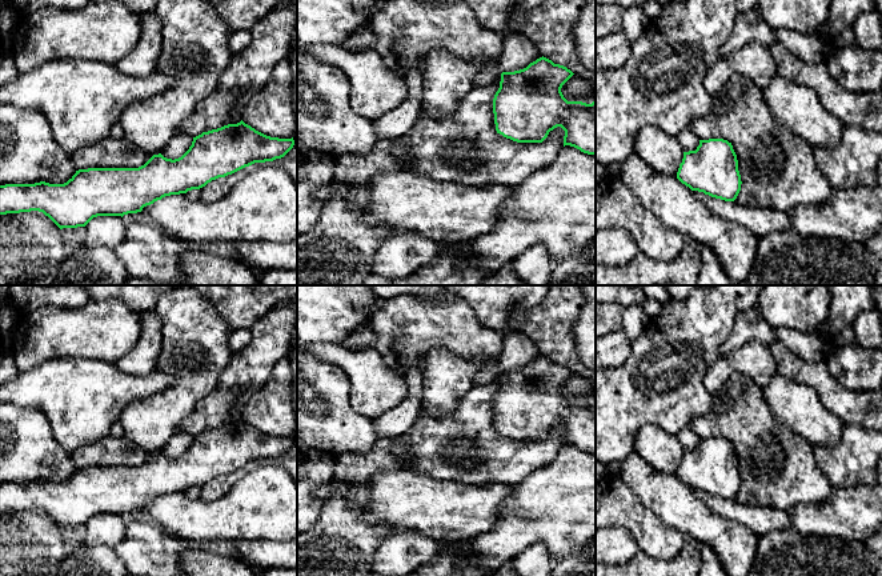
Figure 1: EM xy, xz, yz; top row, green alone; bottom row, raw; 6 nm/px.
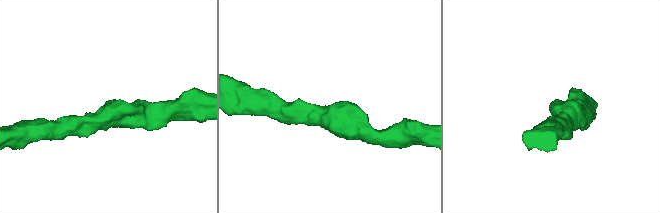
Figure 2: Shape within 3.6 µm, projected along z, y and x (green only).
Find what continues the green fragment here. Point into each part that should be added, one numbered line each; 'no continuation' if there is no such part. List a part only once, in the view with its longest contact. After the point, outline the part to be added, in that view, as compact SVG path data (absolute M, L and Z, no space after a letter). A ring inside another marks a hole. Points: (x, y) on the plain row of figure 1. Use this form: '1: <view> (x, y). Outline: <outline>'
no continuation

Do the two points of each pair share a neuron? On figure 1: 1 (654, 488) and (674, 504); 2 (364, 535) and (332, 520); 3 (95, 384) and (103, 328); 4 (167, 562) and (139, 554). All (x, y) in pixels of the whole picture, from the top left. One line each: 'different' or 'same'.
1: same
2: same
3: different
4: same

